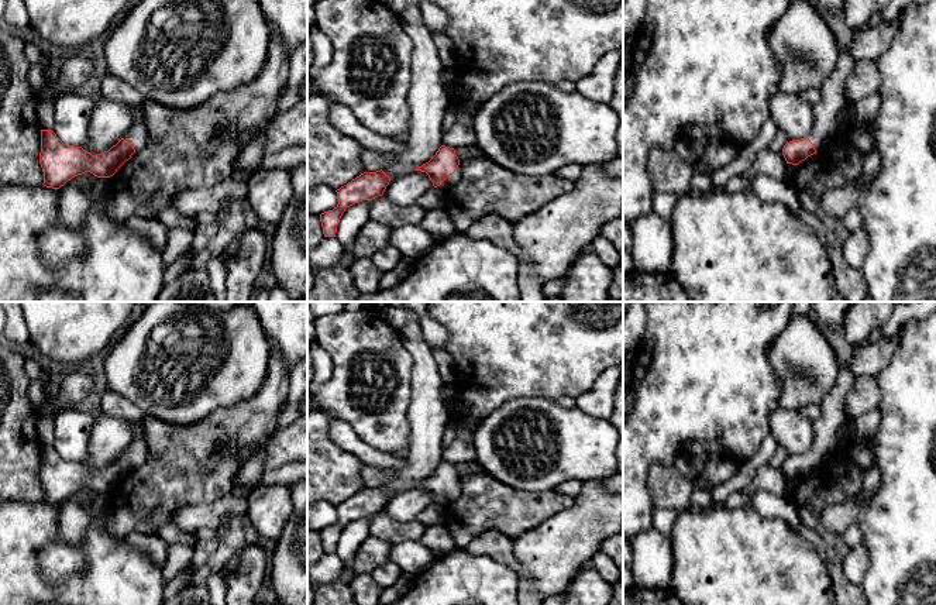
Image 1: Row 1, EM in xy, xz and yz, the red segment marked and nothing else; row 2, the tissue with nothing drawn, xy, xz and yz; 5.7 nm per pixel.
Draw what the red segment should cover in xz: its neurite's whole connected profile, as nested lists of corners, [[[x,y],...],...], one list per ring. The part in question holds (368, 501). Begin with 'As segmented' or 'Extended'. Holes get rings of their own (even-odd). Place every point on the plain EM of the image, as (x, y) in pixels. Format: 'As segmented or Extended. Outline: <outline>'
As segmented. Outline: [[[382,485],[376,488],[365,487],[337,505],[338,520],[333,526],[320,530],[324,553],[335,553],[337,542],[347,523],[382,512],[389,498],[390,494]]]

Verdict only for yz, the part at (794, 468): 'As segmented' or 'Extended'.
Extended

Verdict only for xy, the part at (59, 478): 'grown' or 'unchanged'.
grown

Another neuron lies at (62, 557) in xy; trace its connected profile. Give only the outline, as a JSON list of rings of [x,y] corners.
[[[85,488],[58,505],[58,532],[38,554],[38,566],[48,582],[58,584],[87,566],[82,543],[87,529],[96,523],[89,513],[89,509],[94,506],[96,496],[97,492]]]

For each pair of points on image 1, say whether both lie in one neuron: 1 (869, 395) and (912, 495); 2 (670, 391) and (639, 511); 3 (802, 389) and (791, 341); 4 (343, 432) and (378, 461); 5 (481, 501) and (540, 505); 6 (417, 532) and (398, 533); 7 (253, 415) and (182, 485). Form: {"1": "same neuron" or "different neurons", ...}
{"1": "different neurons", "2": "same neuron", "3": "same neuron", "4": "same neuron", "5": "same neuron", "6": "same neuron", "7": "same neuron"}

